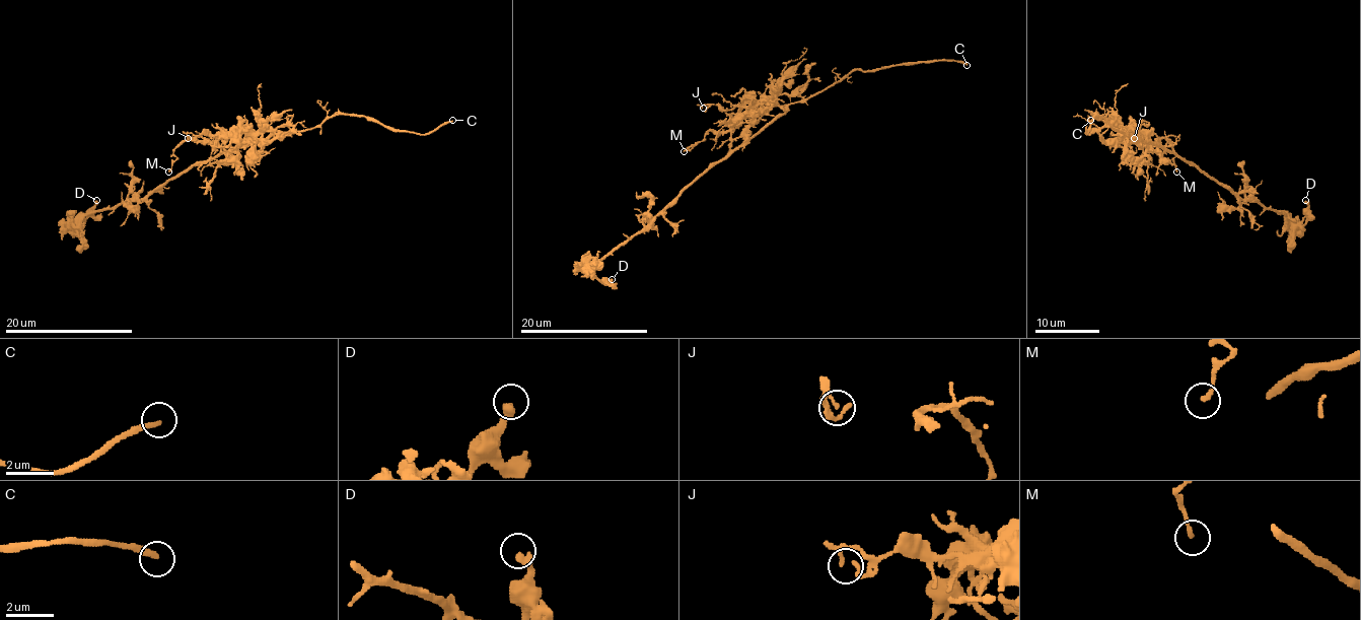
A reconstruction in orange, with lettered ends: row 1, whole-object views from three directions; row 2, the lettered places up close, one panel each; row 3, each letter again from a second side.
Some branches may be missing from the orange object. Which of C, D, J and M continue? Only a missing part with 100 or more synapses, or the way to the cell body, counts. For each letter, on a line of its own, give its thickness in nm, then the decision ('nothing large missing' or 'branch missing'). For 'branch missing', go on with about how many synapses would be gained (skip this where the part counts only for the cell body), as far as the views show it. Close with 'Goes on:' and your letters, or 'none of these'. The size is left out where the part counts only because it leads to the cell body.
C: 240 nm thick; branch missing
D: 360 nm thick; nothing large missing
J: 120 nm thick; nothing large missing
M: 160 nm thick; nothing large missing
Goes on: C

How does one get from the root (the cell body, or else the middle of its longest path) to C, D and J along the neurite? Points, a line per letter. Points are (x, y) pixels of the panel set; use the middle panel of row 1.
C: (750, 140), (789, 105), (822, 92), (856, 69), (875, 71), (893, 65), (930, 60), (955, 60), (966, 65)
D: (750, 140), (712, 162), (648, 225), (613, 248), (598, 262), (593, 274), (600, 281), (609, 282), (612, 279)
J: (750, 140), (745, 135), (731, 137), (731, 124), (737, 107), (720, 110), (707, 104), (703, 108)

